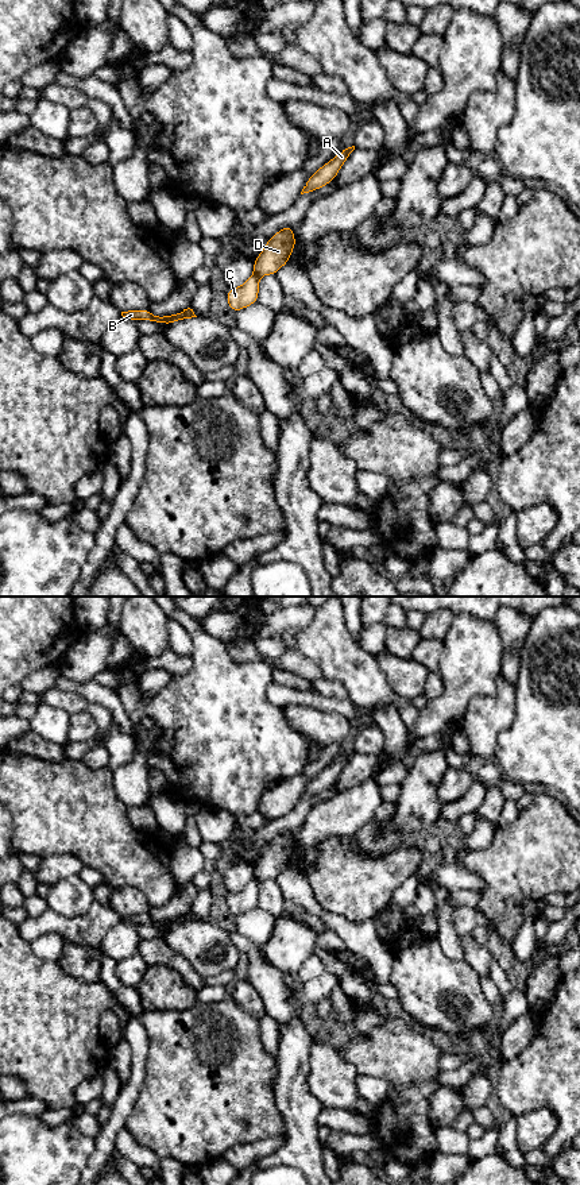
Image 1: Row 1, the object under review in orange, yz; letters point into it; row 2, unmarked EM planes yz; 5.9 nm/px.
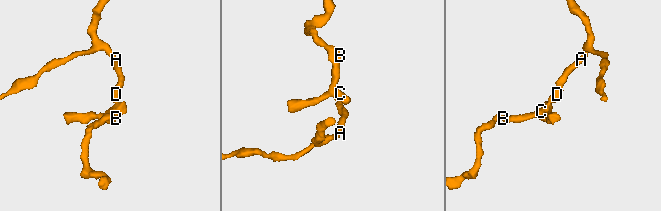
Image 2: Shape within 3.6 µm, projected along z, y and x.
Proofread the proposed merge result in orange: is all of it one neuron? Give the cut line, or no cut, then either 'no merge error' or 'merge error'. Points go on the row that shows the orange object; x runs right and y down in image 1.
cut yz (254, 271), (260, 276); merge error

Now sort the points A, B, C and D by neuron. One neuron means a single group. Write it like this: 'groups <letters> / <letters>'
groups A D / B C

